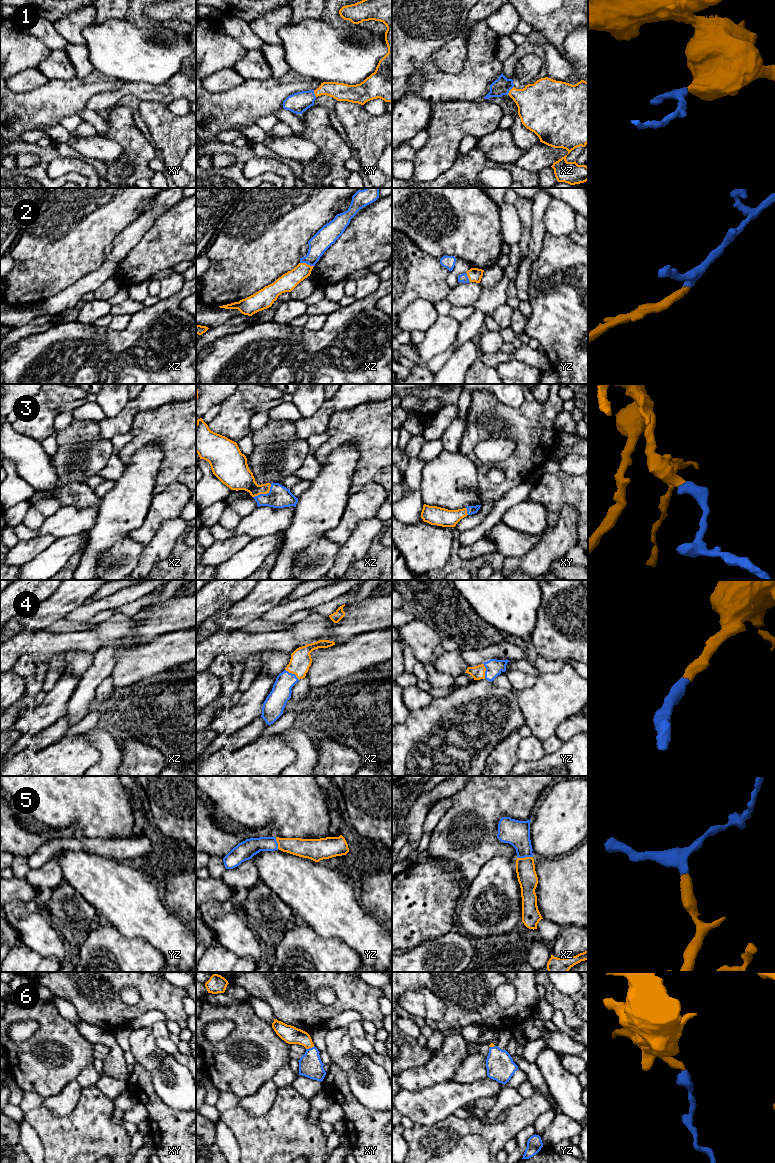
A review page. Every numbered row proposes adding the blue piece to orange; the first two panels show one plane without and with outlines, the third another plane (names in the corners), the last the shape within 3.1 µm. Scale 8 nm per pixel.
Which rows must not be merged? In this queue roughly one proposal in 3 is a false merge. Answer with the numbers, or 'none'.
none

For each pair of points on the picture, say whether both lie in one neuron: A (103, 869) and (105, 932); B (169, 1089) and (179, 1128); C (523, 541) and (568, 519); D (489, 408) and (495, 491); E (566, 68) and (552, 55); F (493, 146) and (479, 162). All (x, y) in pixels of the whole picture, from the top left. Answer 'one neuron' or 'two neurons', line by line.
A: two neurons
B: two neurons
C: two neurons
D: one neuron
E: one neuron
F: two neurons

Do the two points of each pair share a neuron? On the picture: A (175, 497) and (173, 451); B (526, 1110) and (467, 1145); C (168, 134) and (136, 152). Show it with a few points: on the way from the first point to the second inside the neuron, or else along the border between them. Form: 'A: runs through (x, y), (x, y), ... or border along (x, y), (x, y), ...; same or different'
A: border along (185, 485), (172, 481), (162, 491), (155, 494); different
B: border along (458, 1139), (479, 1134), (488, 1142), (490, 1152); different
C: border along (152, 143), (158, 150); different

